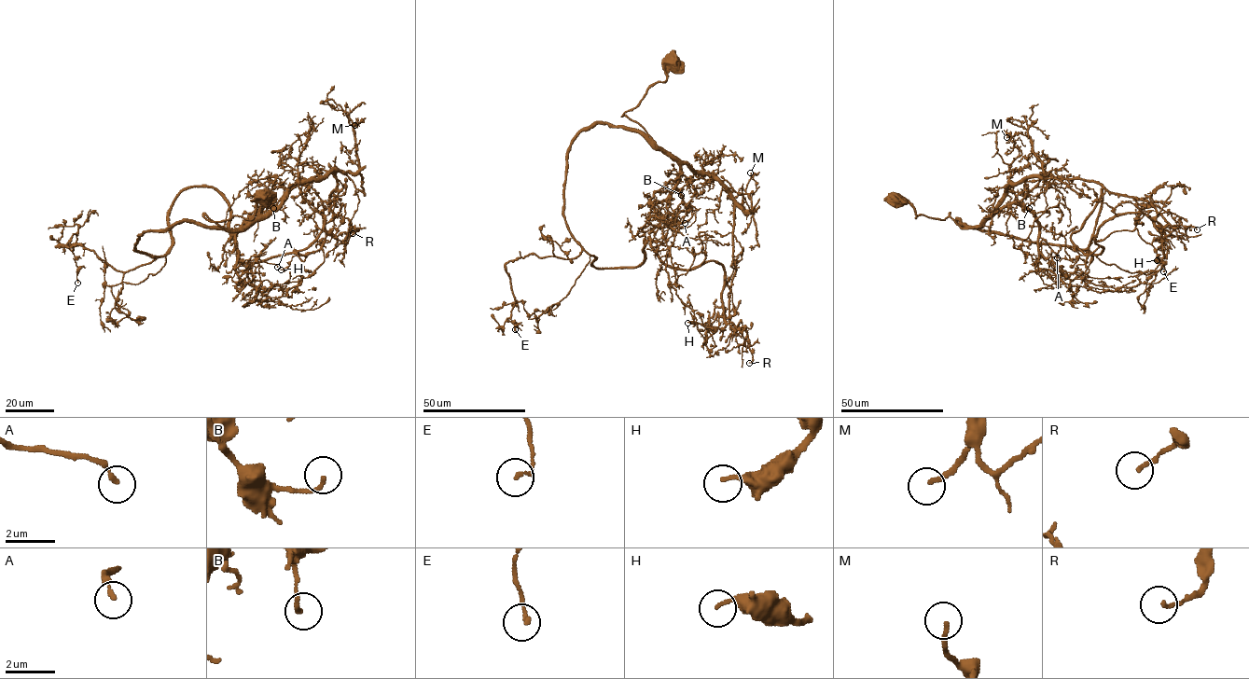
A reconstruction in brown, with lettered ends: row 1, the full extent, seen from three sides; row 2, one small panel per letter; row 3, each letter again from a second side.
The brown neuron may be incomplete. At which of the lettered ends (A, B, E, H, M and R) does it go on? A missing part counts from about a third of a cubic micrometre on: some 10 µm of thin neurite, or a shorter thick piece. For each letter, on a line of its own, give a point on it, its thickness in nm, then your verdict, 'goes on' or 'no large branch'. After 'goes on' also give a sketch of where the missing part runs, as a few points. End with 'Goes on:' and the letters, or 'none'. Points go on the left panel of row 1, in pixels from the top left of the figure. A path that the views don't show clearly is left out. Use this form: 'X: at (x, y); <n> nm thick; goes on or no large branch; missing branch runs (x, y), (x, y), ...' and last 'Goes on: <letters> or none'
A: at (277, 267); 190 nm thick; goes on; missing branch runs (277, 267), (300, 271)
B: at (273, 208); 160 nm thick; no large branch
E: at (77, 283); 140 nm thick; no large branch
H: at (281, 270); 200 nm thick; no large branch
M: at (354, 125); 180 nm thick; no large branch
R: at (353, 233); 160 nm thick; no large branch
Goes on: A

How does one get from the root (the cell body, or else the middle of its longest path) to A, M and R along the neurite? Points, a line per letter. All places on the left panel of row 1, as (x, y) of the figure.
A: (265, 197), (250, 219), (204, 216), (243, 230), (269, 203), (236, 233), (237, 256), (277, 267)
M: (265, 197), (250, 219), (204, 216), (242, 230), (294, 187), (355, 173), (353, 125), (362, 120), (354, 125)
R: (265, 197), (250, 219), (204, 216), (242, 230), (294, 187), (336, 169), (330, 209), (353, 233)

